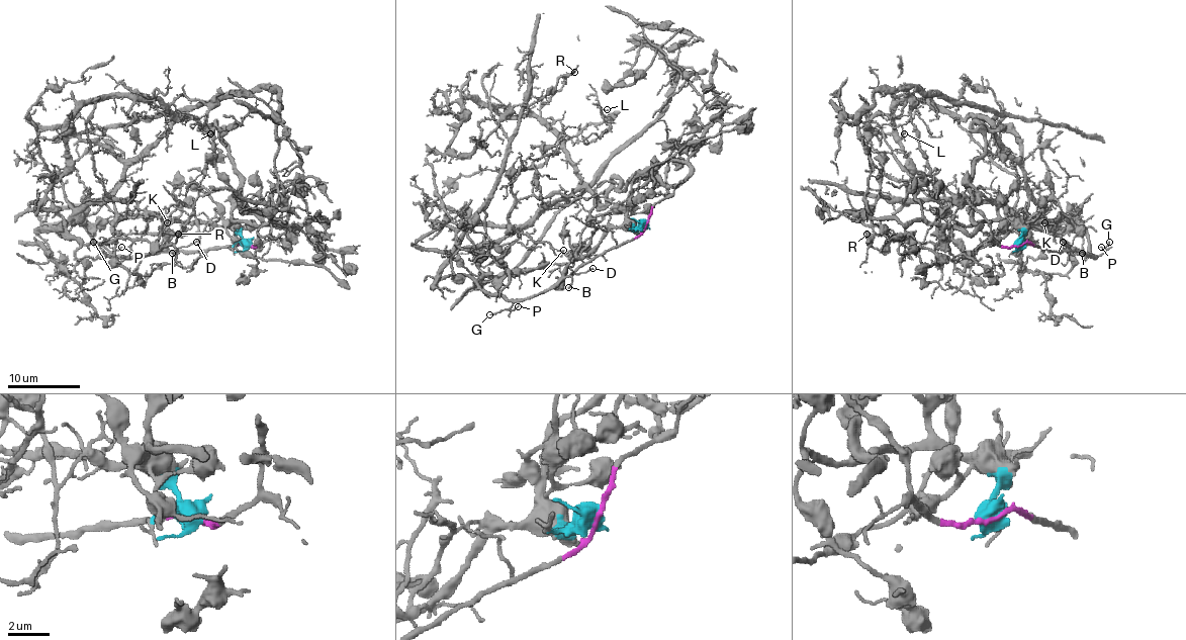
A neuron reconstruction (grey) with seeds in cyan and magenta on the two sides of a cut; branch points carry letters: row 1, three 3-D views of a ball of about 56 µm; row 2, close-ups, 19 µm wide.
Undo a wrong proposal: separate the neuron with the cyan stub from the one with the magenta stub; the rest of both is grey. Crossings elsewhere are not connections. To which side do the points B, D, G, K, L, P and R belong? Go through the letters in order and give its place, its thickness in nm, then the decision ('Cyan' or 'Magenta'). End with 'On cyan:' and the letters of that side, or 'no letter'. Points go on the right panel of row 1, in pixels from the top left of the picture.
B: Place: (1082, 253). Thickness 130 nm. Magenta
D: Place: (1063, 242). Thickness 130 nm. Magenta
G: Place: (1109, 242). Thickness 170 nm. Magenta
K: Place: (1044, 222). Thickness 90 nm. Cyan
L: Place: (904, 133). Thickness 100 nm. Cyan
P: Place: (1101, 247). Thickness 120 nm. Magenta
R: Place: (867, 234). Thickness 90 nm. Cyan
On cyan: K, L, R

